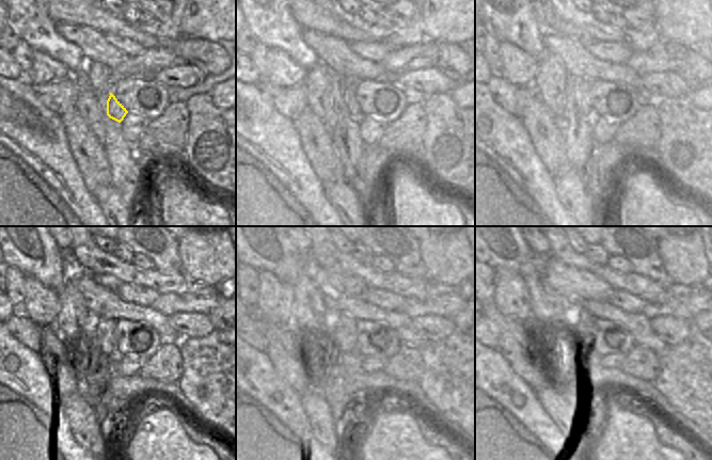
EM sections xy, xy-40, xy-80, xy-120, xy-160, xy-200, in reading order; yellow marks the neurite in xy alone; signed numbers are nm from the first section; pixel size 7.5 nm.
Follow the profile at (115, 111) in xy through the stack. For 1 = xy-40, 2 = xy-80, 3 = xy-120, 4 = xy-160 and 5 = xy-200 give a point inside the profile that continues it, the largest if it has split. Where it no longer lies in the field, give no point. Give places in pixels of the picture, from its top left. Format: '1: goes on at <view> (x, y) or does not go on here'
1: goes on at xy-40 (352, 107)
2: goes on at xy-80 (581, 86)
3: goes on at xy-120 (104, 329)
4: goes on at xy-160 (343, 327)
5: goes on at xy-200 (579, 330)

